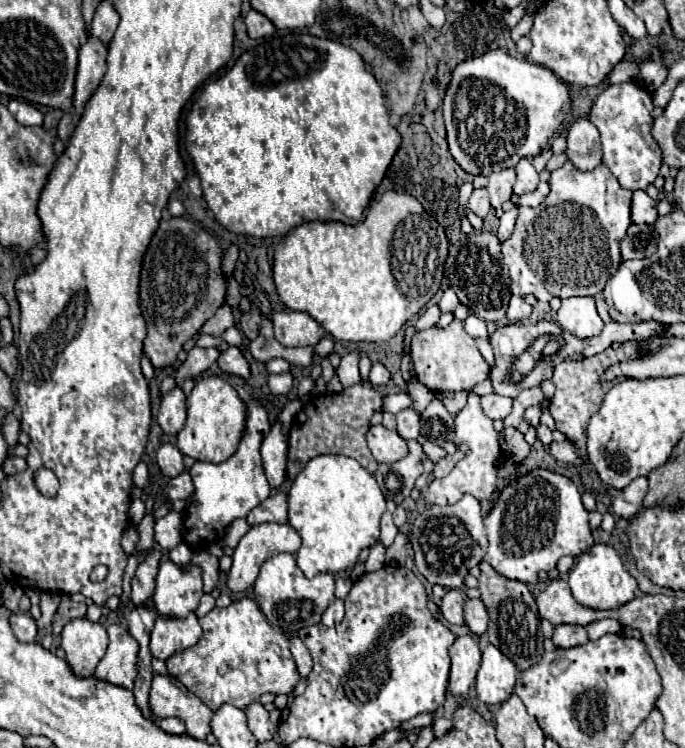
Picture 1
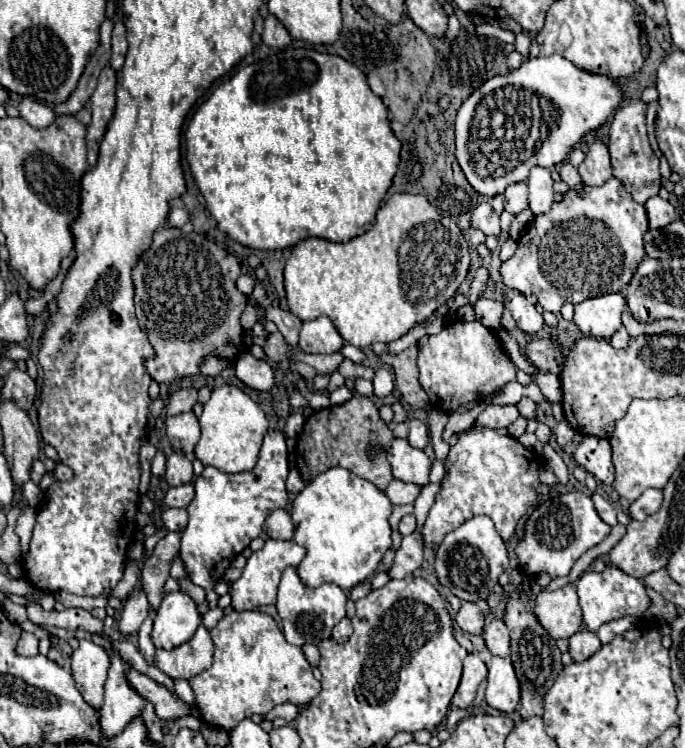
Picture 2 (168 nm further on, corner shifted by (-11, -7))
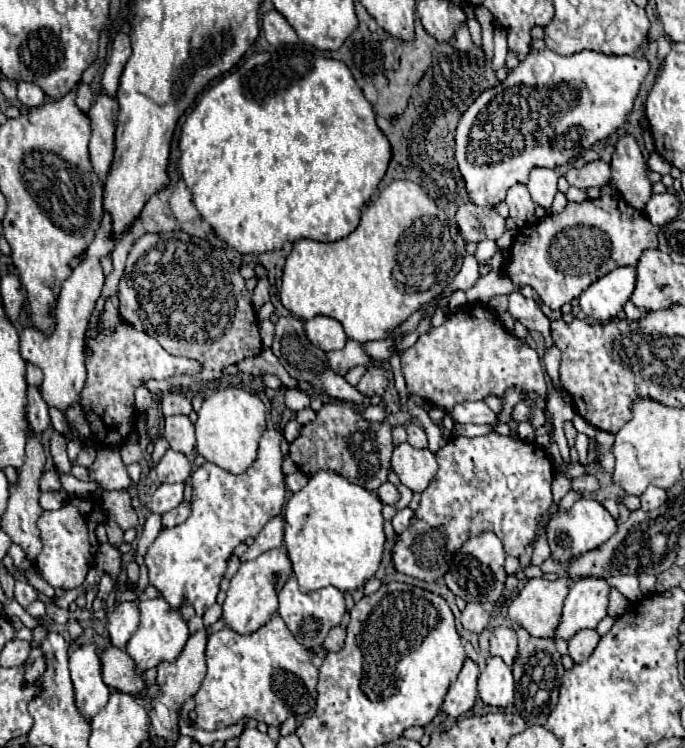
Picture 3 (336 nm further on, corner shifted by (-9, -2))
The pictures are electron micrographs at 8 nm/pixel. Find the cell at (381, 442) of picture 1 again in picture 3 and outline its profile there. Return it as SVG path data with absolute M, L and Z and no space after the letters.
M402 442L392 452L392 470L412 492L422 492L434 478L438 464L436 456L428 448L418 450L408 442Z

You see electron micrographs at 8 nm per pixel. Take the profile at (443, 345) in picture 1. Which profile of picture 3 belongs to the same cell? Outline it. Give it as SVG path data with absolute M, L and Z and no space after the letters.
M468 306L464 310L458 310L442 326L422 334L418 342L402 354L402 372L410 394L422 396L432 406L444 412L466 400L484 400L490 394L502 396L508 386L522 386L524 390L538 392L542 398L546 398L544 370L540 370L538 354L526 344L522 344L520 348L518 340L504 330L498 316L488 306Z

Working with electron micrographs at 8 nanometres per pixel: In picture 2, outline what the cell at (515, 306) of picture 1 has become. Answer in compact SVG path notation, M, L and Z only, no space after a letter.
M516 293L516 295L508 301L508 311L510 311L512 317L516 319L518 327L520 327L524 333L528 333L528 335L538 333L538 331L544 327L542 315L536 311L536 307L534 307L522 293Z

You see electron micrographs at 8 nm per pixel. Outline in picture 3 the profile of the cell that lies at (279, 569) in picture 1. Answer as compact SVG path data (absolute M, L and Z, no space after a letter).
M290 576L284 584L284 588L278 592L278 614L282 616L288 630L294 634L294 638L306 648L320 646L324 642L328 630L342 622L344 612L346 612L344 594L334 586L326 586L326 588L320 588L316 592L302 594L300 588L298 588L296 578Z

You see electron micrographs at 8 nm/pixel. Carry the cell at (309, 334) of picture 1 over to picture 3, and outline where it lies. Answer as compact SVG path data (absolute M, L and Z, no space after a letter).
M314 316L304 322L304 330L308 340L322 348L324 352L328 350L340 350L346 344L346 334L342 330L342 324L330 316Z

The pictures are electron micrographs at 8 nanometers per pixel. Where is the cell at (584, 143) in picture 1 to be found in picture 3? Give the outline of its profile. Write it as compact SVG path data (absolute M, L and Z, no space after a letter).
M594 160L584 164L582 168L570 168L566 172L566 180L570 182L570 186L576 186L580 190L604 186L610 182L610 164L604 160Z

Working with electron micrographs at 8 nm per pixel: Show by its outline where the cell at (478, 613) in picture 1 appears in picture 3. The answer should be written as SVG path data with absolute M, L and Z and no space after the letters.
M496 626L490 636L490 654L500 656L508 666L512 666L518 654L516 650L518 650L518 644L516 644L514 630L508 626Z

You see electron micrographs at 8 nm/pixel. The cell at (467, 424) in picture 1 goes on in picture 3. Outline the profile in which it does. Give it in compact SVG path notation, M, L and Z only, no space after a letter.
M490 432L476 438L458 436L448 440L448 444L436 452L436 462L438 472L422 492L420 506L414 512L408 530L396 538L394 568L420 580L438 580L448 570L454 550L458 550L458 546L462 546L468 536L480 534L482 530L492 530L502 540L506 554L520 556L524 548L534 540L542 514L546 514L552 506L550 484L554 472L546 452L534 442L524 442L520 438Z

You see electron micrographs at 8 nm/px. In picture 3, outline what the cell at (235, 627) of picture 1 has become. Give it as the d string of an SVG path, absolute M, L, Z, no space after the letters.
M274 614L260 630L246 636L230 628L212 632L206 644L206 664L208 664L208 674L200 690L194 694L196 714L198 714L196 726L202 730L218 730L218 728L230 726L238 722L242 716L248 716L272 726L272 724L282 724L290 714L300 716L314 708L318 668L312 664L308 650L296 642L296 638L290 634L290 630L286 628L286 624L282 622L278 614Z

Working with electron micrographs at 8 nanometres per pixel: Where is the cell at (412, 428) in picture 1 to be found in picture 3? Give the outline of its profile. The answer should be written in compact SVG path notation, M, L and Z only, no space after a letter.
M408 424L406 430L408 430L408 444L410 444L410 446L414 446L414 448L426 448L426 446L428 446L426 432L424 432L422 426L418 426L418 424Z

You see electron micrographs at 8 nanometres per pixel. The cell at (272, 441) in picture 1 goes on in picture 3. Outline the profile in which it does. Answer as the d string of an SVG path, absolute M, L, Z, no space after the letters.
M294 472L294 474L288 474L288 476L286 476L286 486L288 486L292 492L302 490L302 486L306 486L306 482L308 482L308 476L302 474L302 472Z

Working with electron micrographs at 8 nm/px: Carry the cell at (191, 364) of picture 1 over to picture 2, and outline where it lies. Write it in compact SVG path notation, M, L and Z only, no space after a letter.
M180 389L178 395L170 395L166 403L166 415L178 415L184 411L190 411L196 403L196 391L194 389Z

